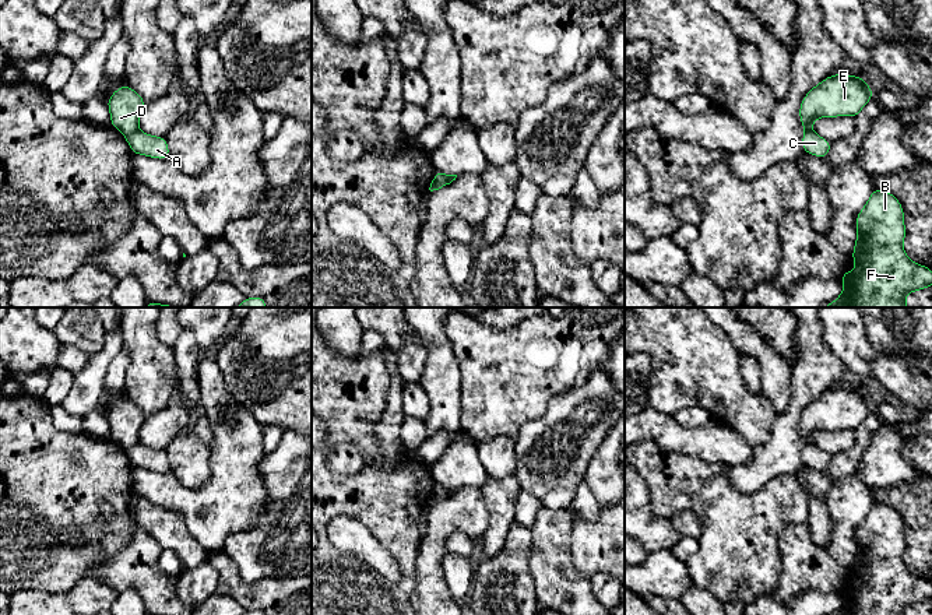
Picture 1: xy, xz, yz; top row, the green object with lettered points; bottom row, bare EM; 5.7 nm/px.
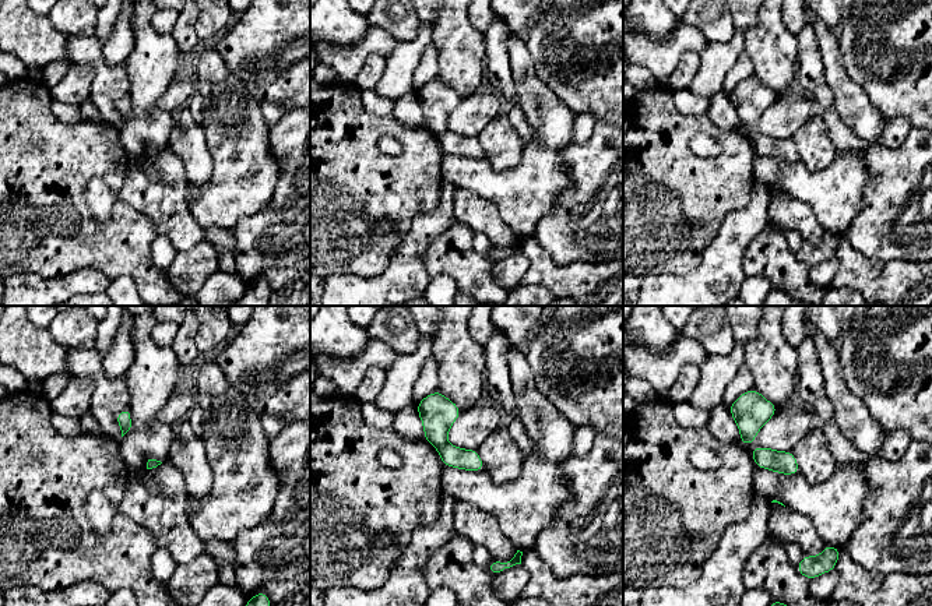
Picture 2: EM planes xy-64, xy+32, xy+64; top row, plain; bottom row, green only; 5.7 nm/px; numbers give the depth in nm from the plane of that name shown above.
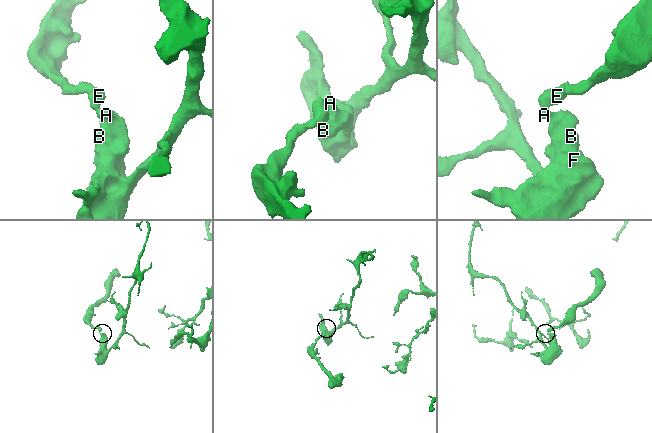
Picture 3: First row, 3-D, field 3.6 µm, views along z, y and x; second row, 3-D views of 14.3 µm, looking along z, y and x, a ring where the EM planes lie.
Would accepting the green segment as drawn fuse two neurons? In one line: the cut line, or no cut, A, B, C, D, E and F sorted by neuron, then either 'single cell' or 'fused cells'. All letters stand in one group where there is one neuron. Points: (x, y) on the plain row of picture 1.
cut in xy along (137, 442), (126, 450); A B C F / D E; fused cells

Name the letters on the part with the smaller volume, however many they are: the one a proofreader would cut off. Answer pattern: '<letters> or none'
D, E

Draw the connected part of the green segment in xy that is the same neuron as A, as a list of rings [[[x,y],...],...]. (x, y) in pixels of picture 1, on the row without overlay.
[[[137,443],[126,450],[131,467],[145,468],[155,472],[170,472],[168,454],[165,450],[156,450]]]

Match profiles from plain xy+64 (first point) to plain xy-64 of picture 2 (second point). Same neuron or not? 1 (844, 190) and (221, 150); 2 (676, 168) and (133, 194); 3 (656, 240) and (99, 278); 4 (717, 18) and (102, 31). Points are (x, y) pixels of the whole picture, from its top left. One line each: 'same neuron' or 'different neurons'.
1: same neuron
2: different neurons
3: different neurons
4: different neurons

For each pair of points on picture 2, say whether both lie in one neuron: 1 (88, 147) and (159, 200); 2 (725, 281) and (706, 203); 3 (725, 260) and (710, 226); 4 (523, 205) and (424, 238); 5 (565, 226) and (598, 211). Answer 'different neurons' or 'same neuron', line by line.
1: different neurons
2: different neurons
3: different neurons
4: different neurons
5: same neuron

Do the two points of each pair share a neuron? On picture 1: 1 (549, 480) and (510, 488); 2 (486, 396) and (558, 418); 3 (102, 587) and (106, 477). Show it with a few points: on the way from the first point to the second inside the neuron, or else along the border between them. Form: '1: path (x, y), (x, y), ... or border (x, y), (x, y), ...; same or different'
1: border (514, 474), (521, 489); different
2: border (566, 390), (517, 433); different
3: border (99, 576), (83, 576), (69, 590); different

